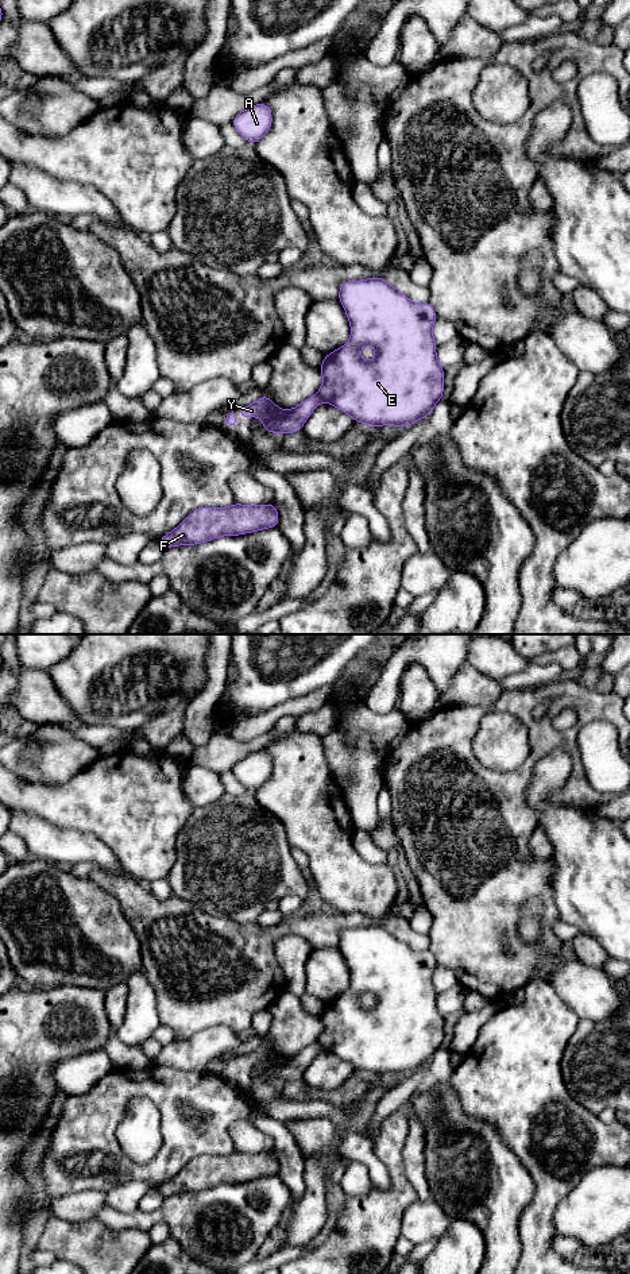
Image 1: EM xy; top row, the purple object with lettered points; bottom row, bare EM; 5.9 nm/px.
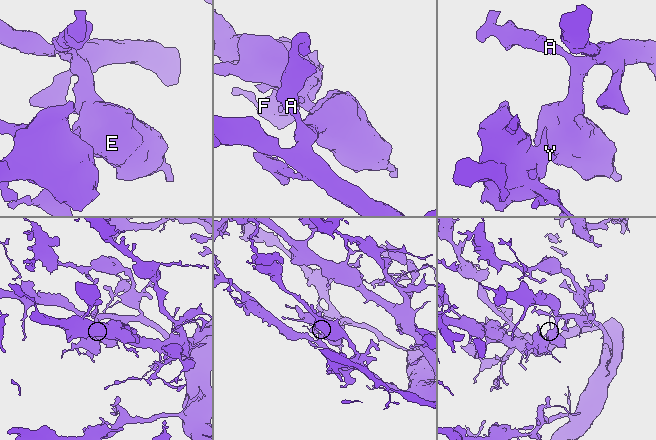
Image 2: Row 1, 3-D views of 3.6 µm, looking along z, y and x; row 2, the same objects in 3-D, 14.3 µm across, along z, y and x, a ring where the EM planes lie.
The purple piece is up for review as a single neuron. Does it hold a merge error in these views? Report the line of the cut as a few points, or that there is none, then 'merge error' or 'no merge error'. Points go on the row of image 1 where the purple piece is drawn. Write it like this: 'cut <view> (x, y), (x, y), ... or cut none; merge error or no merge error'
cut xy (317, 394), (321, 401); merge error

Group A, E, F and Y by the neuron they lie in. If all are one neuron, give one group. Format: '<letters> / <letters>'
A E / F Y

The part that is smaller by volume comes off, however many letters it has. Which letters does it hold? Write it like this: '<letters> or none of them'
F, Y

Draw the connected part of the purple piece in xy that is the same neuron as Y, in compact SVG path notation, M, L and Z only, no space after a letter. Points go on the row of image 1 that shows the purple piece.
M262 395L248 406L240 408L240 418L260 417L263 429L270 433L295 433L304 429L304 424L313 410L321 404L318 395L312 395L290 410L278 408L270 397Z

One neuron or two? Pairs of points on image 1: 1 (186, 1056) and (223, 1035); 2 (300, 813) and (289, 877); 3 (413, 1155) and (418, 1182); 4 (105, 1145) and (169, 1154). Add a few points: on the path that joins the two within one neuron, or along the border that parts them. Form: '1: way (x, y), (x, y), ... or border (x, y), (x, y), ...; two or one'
1: way (196, 1053), (213, 1042); one
2: border (275, 818), (282, 825), (290, 846); two
3: way (414, 1162), (416, 1176); one
4: way (120, 1161), (128, 1169), (153, 1169); one

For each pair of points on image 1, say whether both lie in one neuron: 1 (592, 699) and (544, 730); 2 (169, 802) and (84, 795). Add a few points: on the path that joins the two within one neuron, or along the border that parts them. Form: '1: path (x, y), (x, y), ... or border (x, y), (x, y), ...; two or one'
1: path (586, 714), (568, 736), (559, 736); one
2: path (147, 799), (105, 798); one

